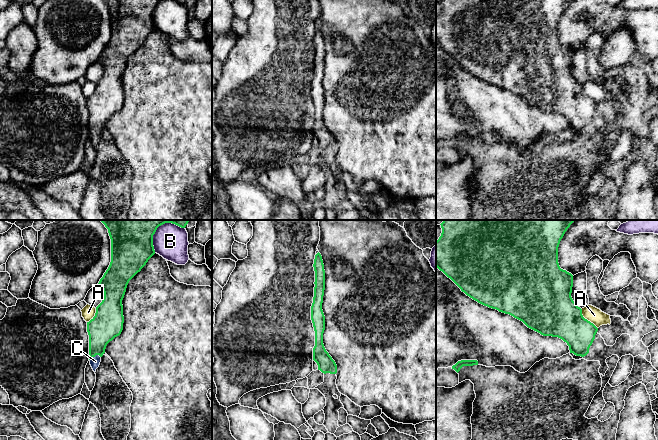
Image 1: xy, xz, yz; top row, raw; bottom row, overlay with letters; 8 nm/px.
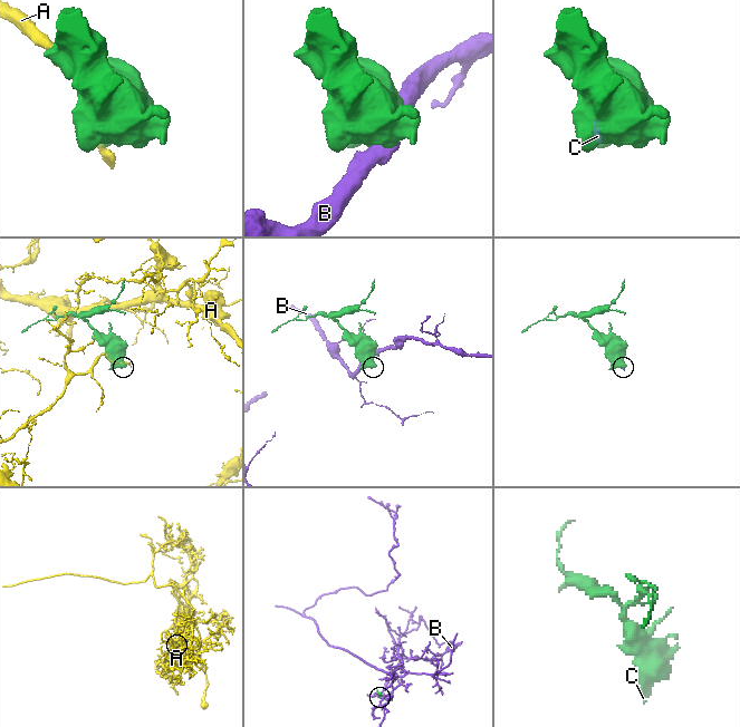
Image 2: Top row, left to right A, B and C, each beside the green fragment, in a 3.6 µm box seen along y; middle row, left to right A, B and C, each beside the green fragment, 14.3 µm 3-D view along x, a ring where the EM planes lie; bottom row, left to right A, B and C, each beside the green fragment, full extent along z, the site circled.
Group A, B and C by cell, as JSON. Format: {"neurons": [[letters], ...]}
{"neurons": [["A"], ["B"], ["C"]]}

